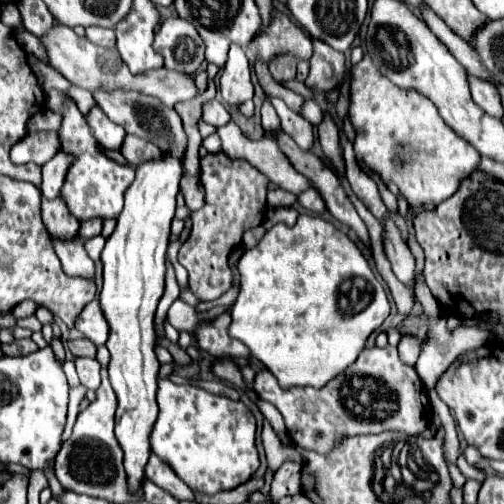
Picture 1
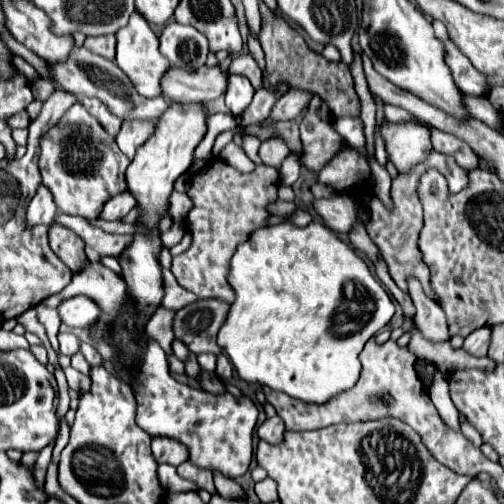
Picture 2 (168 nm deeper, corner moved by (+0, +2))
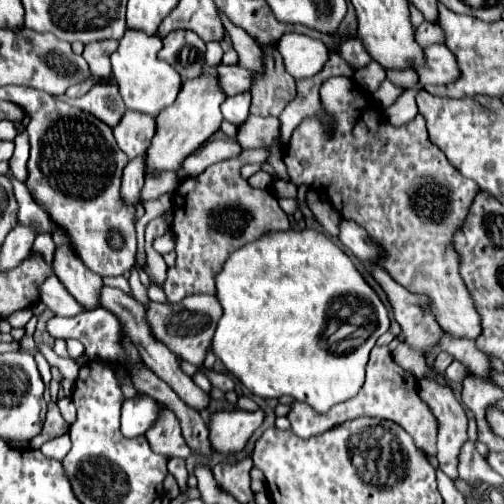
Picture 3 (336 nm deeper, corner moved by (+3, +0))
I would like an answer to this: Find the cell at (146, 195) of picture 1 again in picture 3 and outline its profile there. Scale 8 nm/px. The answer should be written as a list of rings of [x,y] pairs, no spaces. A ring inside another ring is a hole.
[[[205,65],[201,75],[189,81],[183,81],[183,87],[175,99],[175,103],[159,113],[157,121],[157,133],[153,137],[151,147],[147,149],[147,169],[149,171],[165,171],[165,169],[177,169],[187,155],[191,155],[197,147],[201,147],[219,127],[223,121],[223,115],[219,111],[219,105],[223,103],[227,95],[223,93],[219,85],[219,73],[217,65]]]

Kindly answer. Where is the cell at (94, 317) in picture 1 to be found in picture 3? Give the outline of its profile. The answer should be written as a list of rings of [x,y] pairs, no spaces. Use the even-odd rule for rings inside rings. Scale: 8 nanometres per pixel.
[[[55,275],[39,285],[39,301],[61,317],[73,317],[83,311],[83,307],[67,293],[67,289],[59,283],[59,279],[55,279]]]

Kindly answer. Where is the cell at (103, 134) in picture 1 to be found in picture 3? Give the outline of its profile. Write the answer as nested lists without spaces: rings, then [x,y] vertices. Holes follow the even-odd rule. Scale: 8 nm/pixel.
[[[115,81],[97,83],[89,93],[79,97],[75,101],[75,105],[79,109],[95,115],[97,119],[107,123],[109,127],[115,127],[125,113],[125,103],[115,87]]]

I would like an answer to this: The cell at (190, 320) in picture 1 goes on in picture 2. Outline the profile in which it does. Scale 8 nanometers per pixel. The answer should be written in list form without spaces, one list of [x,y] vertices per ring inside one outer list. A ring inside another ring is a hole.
[[[158,307],[154,311],[154,315],[148,319],[146,323],[146,333],[154,339],[160,341],[160,347],[170,355],[172,349],[170,349],[170,343],[174,339],[174,333],[172,333],[172,321],[174,321],[174,311],[168,311],[164,307]]]

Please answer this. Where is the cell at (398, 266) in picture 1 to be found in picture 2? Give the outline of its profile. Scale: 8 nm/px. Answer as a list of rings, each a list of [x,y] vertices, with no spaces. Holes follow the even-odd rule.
[[[410,281],[408,295],[416,307],[414,323],[420,329],[420,333],[430,341],[448,341],[450,335],[448,335],[446,315],[436,301],[432,301],[430,297],[426,297],[426,293],[422,293],[420,281]]]

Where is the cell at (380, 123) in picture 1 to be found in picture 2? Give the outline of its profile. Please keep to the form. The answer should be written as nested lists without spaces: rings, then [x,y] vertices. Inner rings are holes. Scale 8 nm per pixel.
[[[388,119],[380,125],[380,135],[386,145],[388,159],[394,163],[398,173],[410,173],[410,169],[426,159],[432,147],[432,131],[422,123],[392,123]]]

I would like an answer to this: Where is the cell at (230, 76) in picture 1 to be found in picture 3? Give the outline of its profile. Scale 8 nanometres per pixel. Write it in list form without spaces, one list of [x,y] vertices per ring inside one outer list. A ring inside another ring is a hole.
[[[239,93],[239,95],[227,97],[221,103],[221,113],[233,125],[241,125],[249,115],[249,105],[251,105],[251,93]]]

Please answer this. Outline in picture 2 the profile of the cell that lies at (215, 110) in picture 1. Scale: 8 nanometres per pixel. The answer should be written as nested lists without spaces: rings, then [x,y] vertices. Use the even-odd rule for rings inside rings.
[[[250,134],[242,135],[243,149],[247,156],[255,163],[255,165],[263,164],[262,160],[258,156],[258,149],[260,147],[261,141],[258,137]]]

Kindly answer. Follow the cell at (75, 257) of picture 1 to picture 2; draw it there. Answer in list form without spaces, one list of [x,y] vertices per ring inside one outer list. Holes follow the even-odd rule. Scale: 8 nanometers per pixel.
[[[86,261],[86,269],[82,269],[82,273],[72,275],[72,281],[66,289],[46,297],[46,301],[42,301],[40,305],[56,309],[58,303],[76,295],[86,295],[96,301],[102,309],[102,317],[116,317],[130,307],[126,301],[126,283],[122,281],[122,277],[102,263],[92,261]]]

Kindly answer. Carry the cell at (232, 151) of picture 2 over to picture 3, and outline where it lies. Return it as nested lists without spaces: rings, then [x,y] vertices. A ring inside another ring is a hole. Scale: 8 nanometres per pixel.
[[[259,171],[248,179],[249,184],[254,188],[270,190],[272,185],[271,176],[265,171]]]

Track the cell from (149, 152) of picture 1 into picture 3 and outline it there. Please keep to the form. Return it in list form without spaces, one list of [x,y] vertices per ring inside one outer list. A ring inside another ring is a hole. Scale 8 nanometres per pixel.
[[[127,111],[121,117],[121,121],[113,127],[117,145],[121,147],[123,153],[127,153],[129,159],[135,159],[137,155],[145,155],[155,131],[157,131],[155,119],[151,115],[137,111]]]

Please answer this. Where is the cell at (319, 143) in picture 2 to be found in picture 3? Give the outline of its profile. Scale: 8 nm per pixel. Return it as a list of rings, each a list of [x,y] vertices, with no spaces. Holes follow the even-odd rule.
[[[331,77],[323,85],[323,103],[325,111],[335,119],[335,133],[331,137],[325,135],[323,125],[315,119],[303,121],[291,135],[289,147],[283,155],[283,163],[287,165],[289,179],[295,185],[307,185],[309,189],[321,191],[329,197],[331,205],[345,217],[367,229],[367,233],[385,249],[383,269],[397,281],[403,283],[413,293],[427,295],[431,299],[431,311],[439,319],[439,325],[445,333],[455,339],[467,337],[477,339],[481,331],[481,319],[475,311],[475,303],[471,293],[467,291],[461,275],[459,275],[459,253],[451,247],[451,239],[455,231],[465,223],[467,211],[479,193],[475,181],[463,177],[439,151],[433,143],[429,143],[425,119],[417,113],[409,123],[395,127],[387,123],[381,105],[359,87],[349,77]],[[429,215],[437,215],[443,219],[435,223]]]

